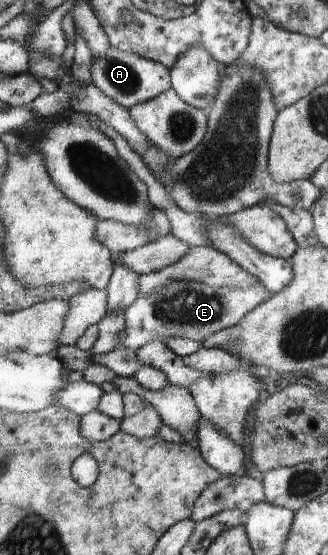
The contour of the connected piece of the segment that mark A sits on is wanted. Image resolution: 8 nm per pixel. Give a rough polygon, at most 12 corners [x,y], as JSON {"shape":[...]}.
{"shape":[[110,46],[92,82],[128,109],[173,85],[164,64]]}

